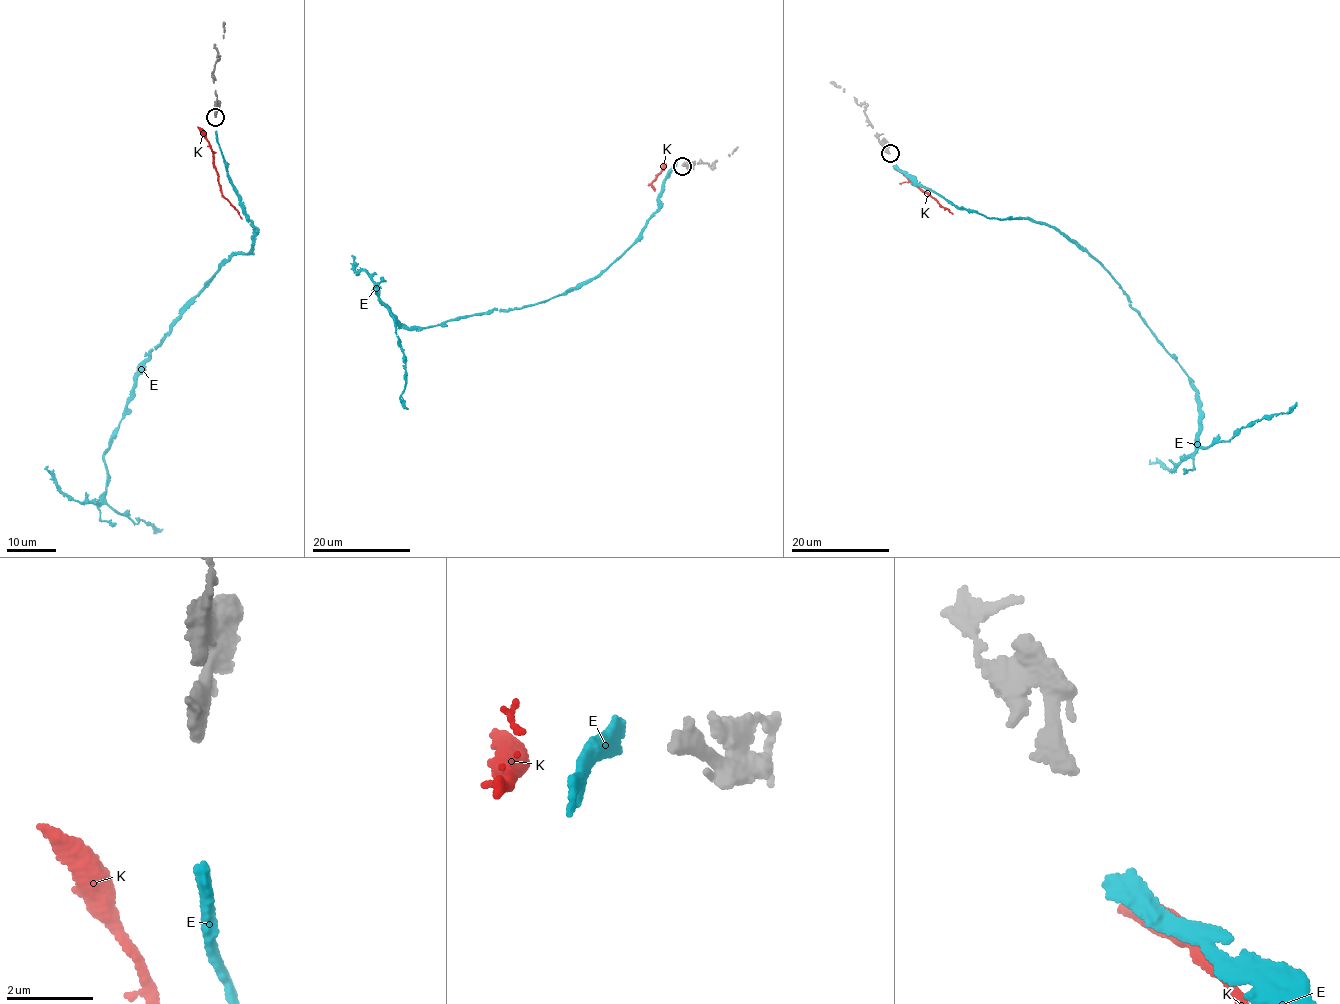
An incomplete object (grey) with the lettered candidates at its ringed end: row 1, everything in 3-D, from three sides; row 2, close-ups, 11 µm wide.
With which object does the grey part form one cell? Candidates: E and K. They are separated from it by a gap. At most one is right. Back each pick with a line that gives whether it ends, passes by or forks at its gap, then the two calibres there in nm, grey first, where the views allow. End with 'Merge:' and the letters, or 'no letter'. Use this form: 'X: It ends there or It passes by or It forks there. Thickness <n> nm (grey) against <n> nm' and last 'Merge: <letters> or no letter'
E: It ends there. Thickness 360 nm (grey) against 400 nm
Merge: E

